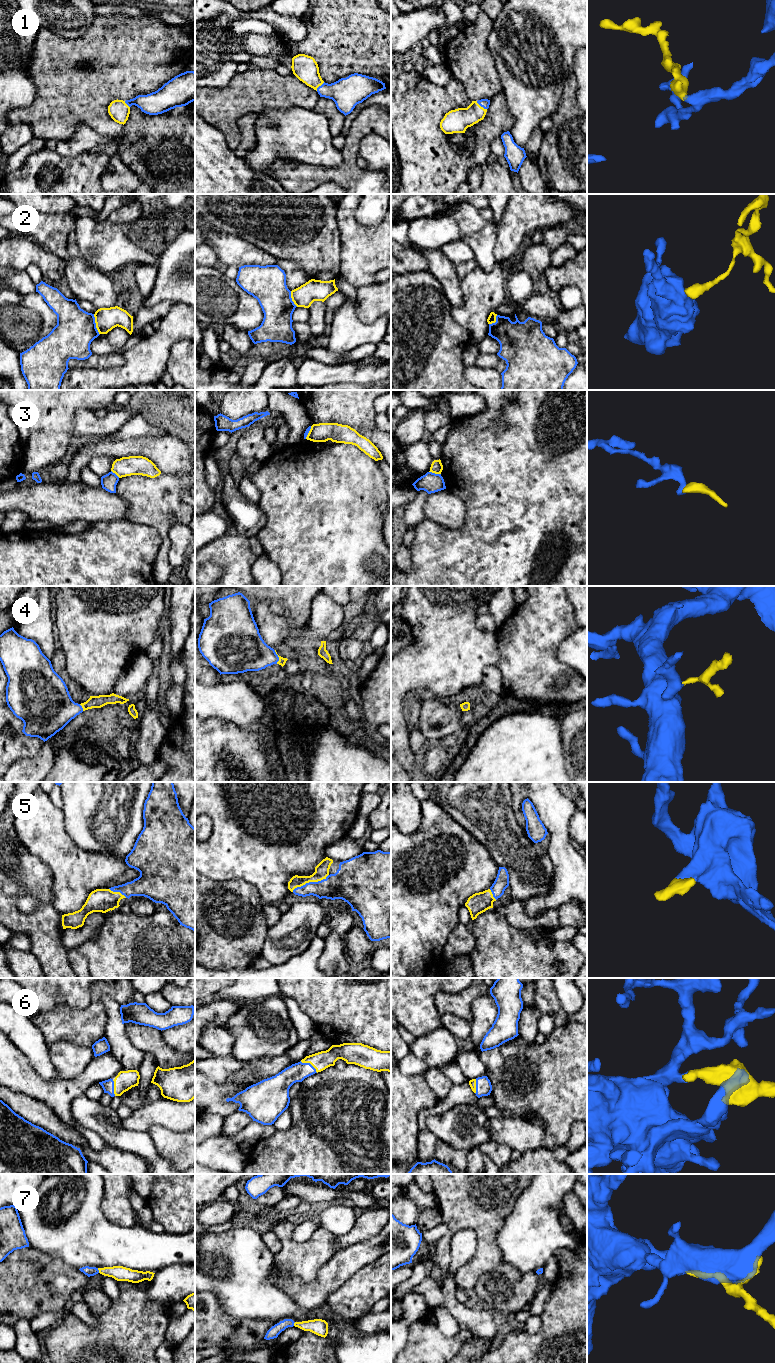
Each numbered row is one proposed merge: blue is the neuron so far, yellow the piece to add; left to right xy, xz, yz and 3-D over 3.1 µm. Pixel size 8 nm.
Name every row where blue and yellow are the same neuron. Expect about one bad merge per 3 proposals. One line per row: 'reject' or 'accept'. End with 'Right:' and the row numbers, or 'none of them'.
1: accept
2: reject
3: reject
4: accept
5: accept
6: accept
7: accept
Right: 1, 4, 5, 6, 7

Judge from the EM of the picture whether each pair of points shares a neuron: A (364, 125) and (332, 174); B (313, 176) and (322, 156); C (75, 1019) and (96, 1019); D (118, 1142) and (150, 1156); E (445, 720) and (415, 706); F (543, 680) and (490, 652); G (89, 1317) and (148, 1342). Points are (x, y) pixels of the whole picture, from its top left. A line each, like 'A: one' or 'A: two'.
A: one
B: two
C: one
D: one
E: two
F: two
G: two

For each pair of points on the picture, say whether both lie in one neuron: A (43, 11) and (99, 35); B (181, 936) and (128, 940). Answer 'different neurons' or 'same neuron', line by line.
A: different neurons
B: same neuron

